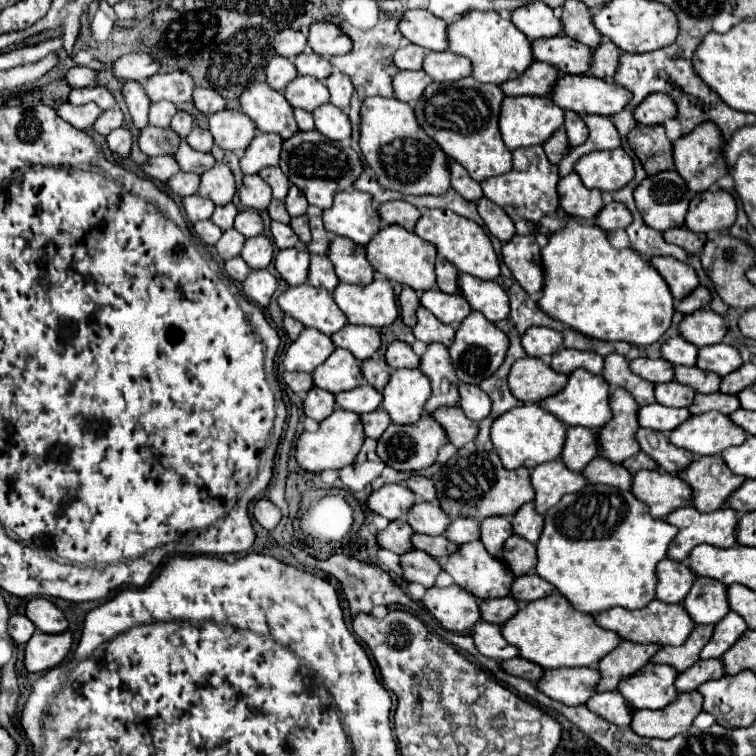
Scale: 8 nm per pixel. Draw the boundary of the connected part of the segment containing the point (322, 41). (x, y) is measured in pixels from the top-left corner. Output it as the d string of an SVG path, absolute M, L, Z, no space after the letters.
M313 22L309 26L309 36L307 36L309 48L319 54L319 56L337 56L349 52L353 42L349 36L341 32L339 26L331 22Z

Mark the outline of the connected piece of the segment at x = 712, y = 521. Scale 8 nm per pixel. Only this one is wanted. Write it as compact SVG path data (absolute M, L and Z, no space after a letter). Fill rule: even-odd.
M683 506L683 508L673 510L667 516L667 520L669 520L669 524L679 528L677 536L673 538L673 542L669 544L669 550L667 550L667 558L675 560L675 562L683 562L689 556L689 552L699 544L711 544L711 546L717 546L717 548L735 546L737 512L733 512L731 508L721 508L717 512L707 512L705 514L705 512L697 512L693 506Z

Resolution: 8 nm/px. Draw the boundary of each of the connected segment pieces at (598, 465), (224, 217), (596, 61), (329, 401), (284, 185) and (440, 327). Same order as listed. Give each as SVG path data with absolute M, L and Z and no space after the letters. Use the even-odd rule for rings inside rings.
M601 456L591 460L581 470L581 474L587 478L589 484L605 484L605 486L613 486L621 492L631 488L631 474L621 464L613 464Z
M225 204L225 206L217 206L213 216L211 216L211 222L217 224L221 230L229 230L233 228L233 220L237 216L237 208L233 204Z
M601 40L597 48L593 48L593 60L589 66L589 74L609 80L613 76L613 68L617 68L619 50L611 40Z
M311 388L303 400L303 412L307 418L321 422L335 410L335 396L321 388Z
M279 166L263 168L263 170L259 172L259 176L271 186L271 190L273 190L273 198L275 198L275 200L283 200L283 198L287 196L289 180L287 180L287 176L281 172Z
M419 306L417 308L417 324L413 326L413 334L417 340L421 340L425 344L441 342L445 346L451 346L453 336L455 336L455 328L439 322L429 310Z

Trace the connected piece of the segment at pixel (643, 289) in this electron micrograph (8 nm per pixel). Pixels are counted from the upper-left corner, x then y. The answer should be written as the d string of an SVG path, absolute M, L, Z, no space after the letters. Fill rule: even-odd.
M571 218L567 228L549 236L549 242L541 248L541 266L543 266L543 294L537 306L551 318L559 320L561 324L597 340L625 340L635 346L655 344L665 330L671 326L671 318L675 312L675 302L669 292L669 286L661 280L661 274L647 264L637 252L631 248L615 250L607 234L597 226L585 226Z

